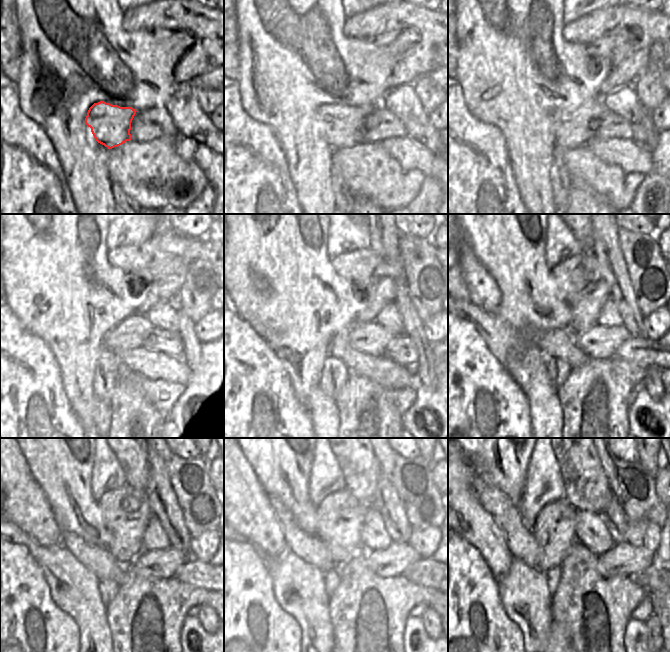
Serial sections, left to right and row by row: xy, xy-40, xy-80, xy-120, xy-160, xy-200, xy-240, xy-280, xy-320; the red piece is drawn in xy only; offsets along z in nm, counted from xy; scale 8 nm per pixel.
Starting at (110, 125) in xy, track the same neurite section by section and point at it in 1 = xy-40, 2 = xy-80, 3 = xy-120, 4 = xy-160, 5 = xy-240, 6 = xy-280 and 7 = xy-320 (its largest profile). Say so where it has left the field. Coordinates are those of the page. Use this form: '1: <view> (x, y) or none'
1: xy-40 (342, 126)
2: xy-80 (571, 128)
3: xy-120 (131, 333)
4: xy-160 (371, 338)
5: xy-240 (161, 563)
6: xy-280 (393, 561)
7: xy-320 (623, 559)

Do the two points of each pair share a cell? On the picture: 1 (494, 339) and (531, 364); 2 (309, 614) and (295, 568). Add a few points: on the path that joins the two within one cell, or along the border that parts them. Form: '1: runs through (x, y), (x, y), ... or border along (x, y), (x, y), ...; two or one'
1: runs through (503, 340), (522, 359); one
2: runs through (308, 603), (301, 594), (295, 579); one

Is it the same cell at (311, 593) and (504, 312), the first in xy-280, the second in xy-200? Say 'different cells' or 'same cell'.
different cells

